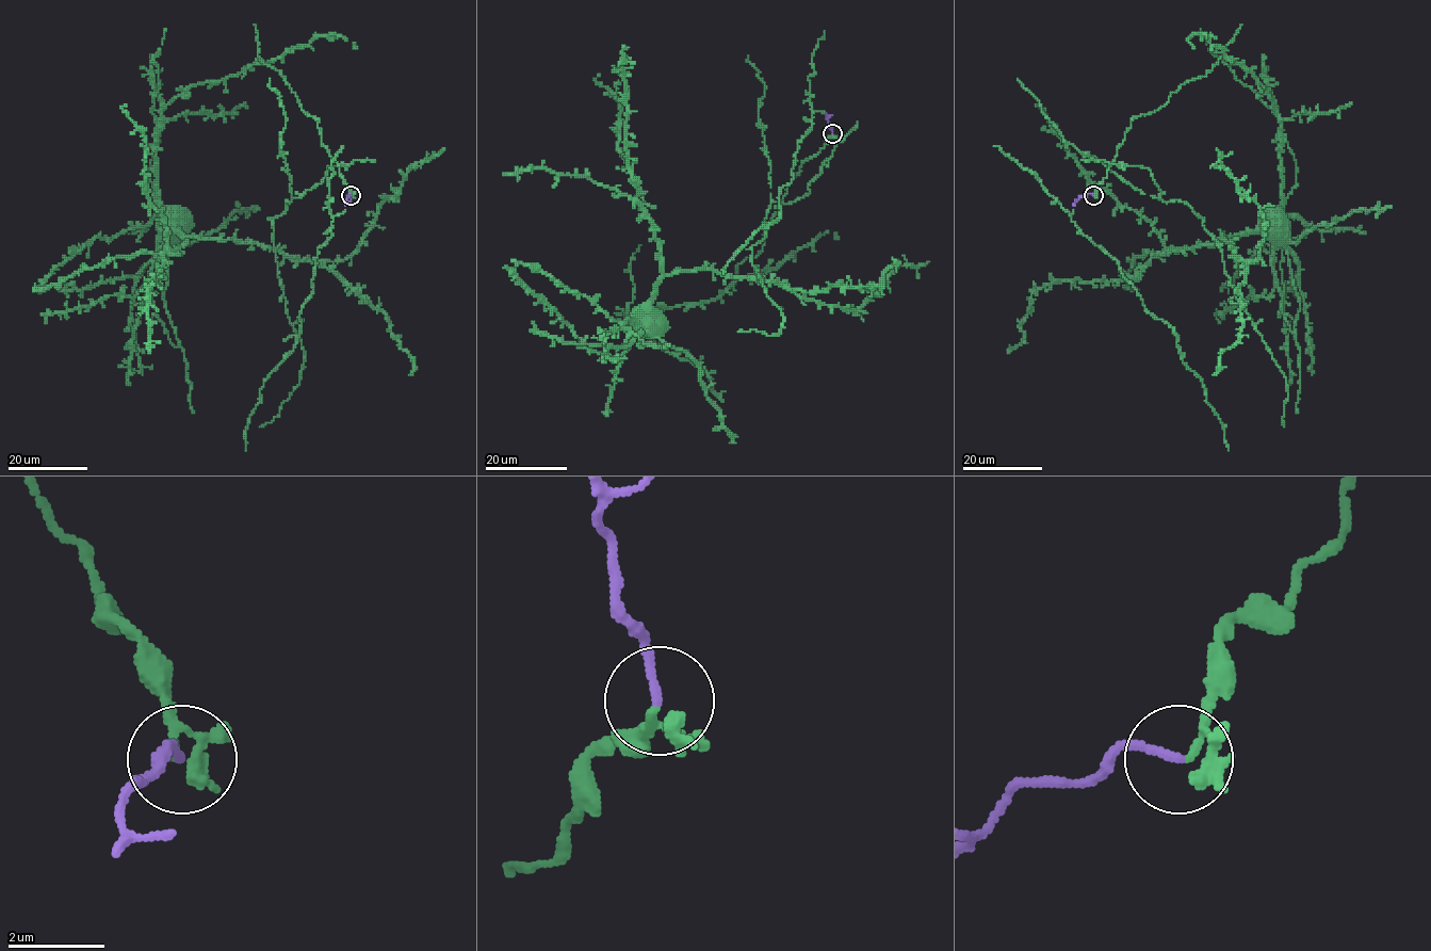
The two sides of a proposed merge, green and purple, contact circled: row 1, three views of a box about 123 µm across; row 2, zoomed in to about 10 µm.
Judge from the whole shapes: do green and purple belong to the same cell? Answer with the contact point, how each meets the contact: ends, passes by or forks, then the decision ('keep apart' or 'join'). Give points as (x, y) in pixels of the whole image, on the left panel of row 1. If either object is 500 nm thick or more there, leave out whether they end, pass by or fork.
at (351, 195); green passes by; purple ends there; join

